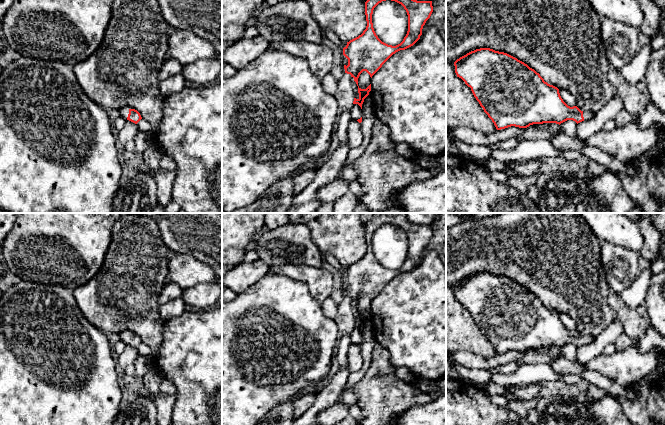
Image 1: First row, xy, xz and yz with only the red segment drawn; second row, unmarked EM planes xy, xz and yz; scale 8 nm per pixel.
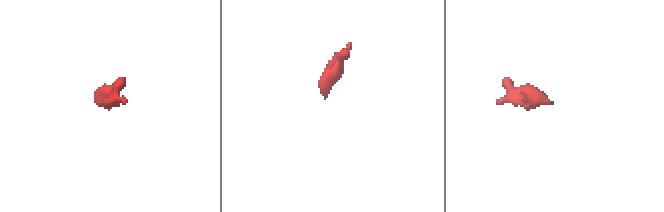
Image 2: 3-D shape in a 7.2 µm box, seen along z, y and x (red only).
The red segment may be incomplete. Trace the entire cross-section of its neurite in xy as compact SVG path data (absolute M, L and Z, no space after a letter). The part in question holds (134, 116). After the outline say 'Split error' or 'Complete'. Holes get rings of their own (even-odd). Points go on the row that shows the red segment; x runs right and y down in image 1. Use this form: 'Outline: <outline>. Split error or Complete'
Outline: M127 107L119 108L120 116L137 124L141 119L140 113L135 109L128 109Z. Split error

